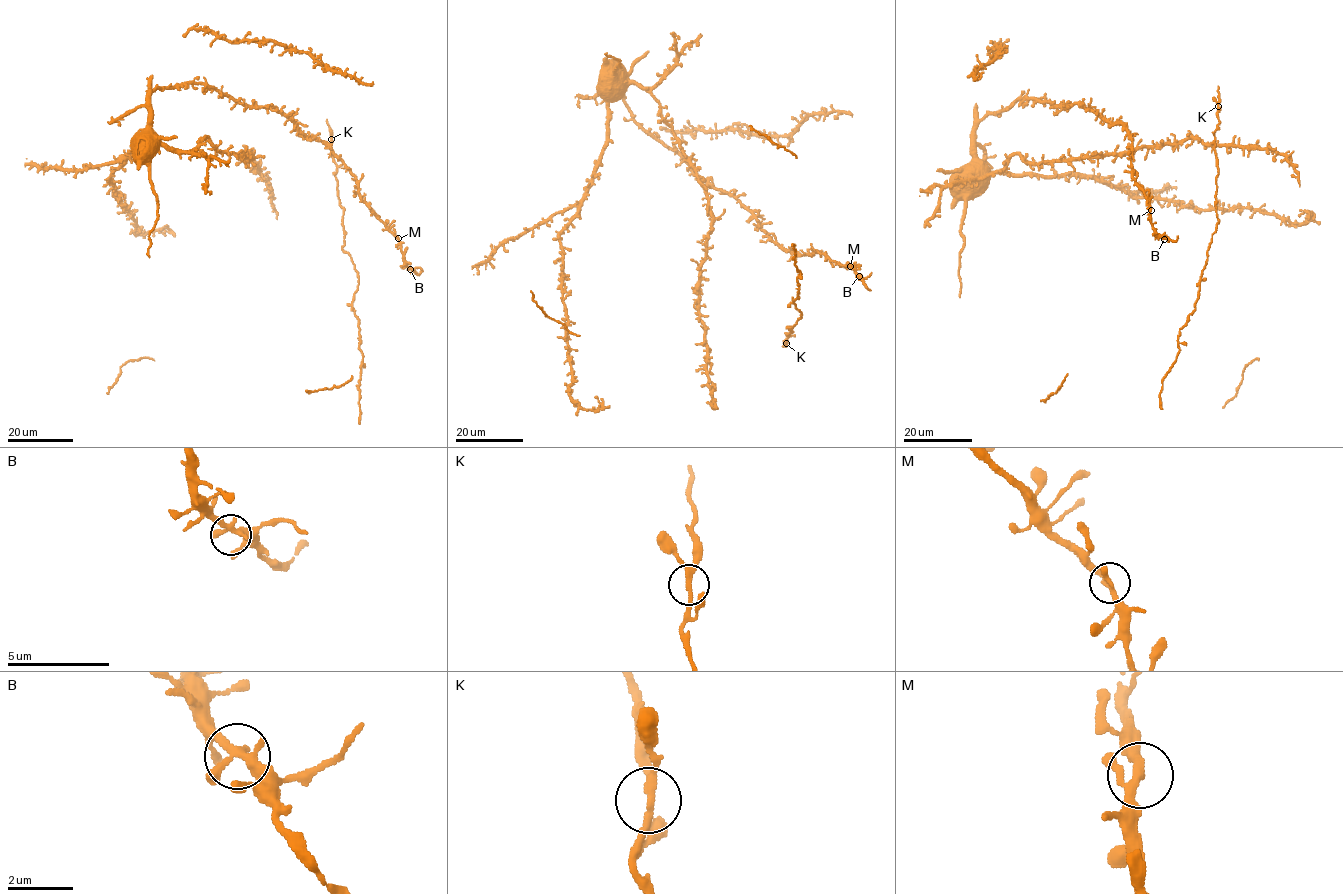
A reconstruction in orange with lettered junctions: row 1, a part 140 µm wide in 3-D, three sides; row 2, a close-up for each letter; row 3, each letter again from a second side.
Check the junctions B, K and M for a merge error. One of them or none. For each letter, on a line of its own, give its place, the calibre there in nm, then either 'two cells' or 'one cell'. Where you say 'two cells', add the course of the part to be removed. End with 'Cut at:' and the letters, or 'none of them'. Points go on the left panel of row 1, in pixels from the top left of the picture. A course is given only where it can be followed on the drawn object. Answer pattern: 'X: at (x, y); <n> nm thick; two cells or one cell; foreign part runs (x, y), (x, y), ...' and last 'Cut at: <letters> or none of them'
B: at (410, 269); 280 nm thick; one cell
K: at (331, 139); 200 nm thick; one cell
M: at (398, 238); 240 nm thick; one cell
Cut at: none of them

